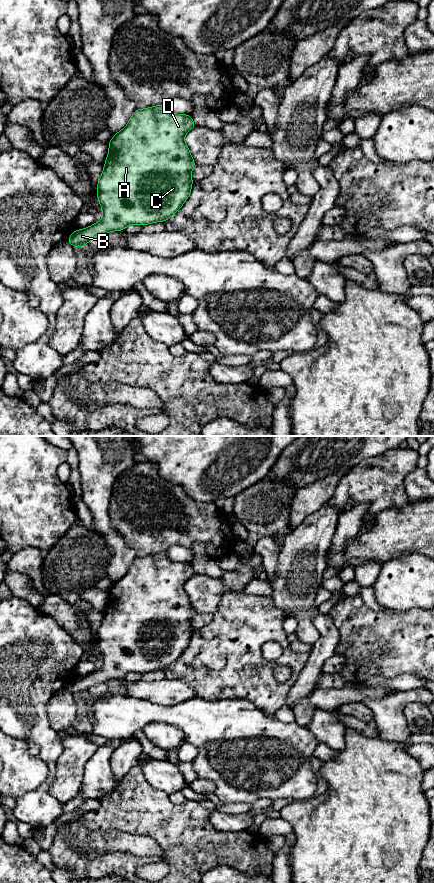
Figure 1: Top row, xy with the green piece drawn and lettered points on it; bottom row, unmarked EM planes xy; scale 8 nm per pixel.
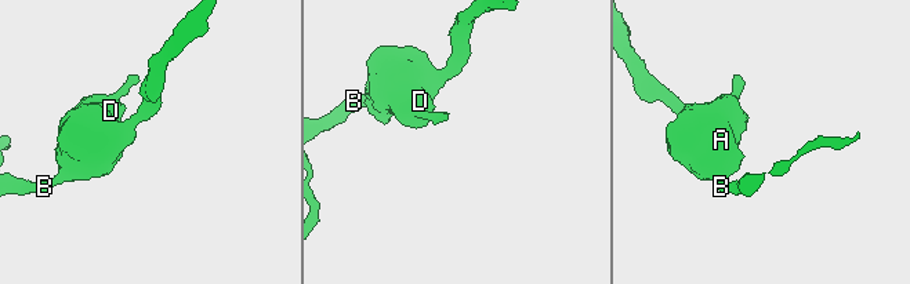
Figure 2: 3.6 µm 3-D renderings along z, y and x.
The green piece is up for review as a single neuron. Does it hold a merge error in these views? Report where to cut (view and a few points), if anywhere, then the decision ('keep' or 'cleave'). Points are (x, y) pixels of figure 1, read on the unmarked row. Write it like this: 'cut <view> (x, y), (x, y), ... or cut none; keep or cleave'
cut none; keep

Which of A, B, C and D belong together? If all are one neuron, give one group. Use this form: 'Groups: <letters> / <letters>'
Groups: A B C D

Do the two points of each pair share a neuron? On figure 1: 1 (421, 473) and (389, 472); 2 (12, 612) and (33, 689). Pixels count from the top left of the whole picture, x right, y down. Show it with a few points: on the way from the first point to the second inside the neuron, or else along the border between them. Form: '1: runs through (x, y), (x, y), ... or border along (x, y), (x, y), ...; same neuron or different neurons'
1: border along (417, 467), (404, 479), (404, 489), (409, 497); different neurons
2: runs through (12, 631), (14, 670); same neuron

